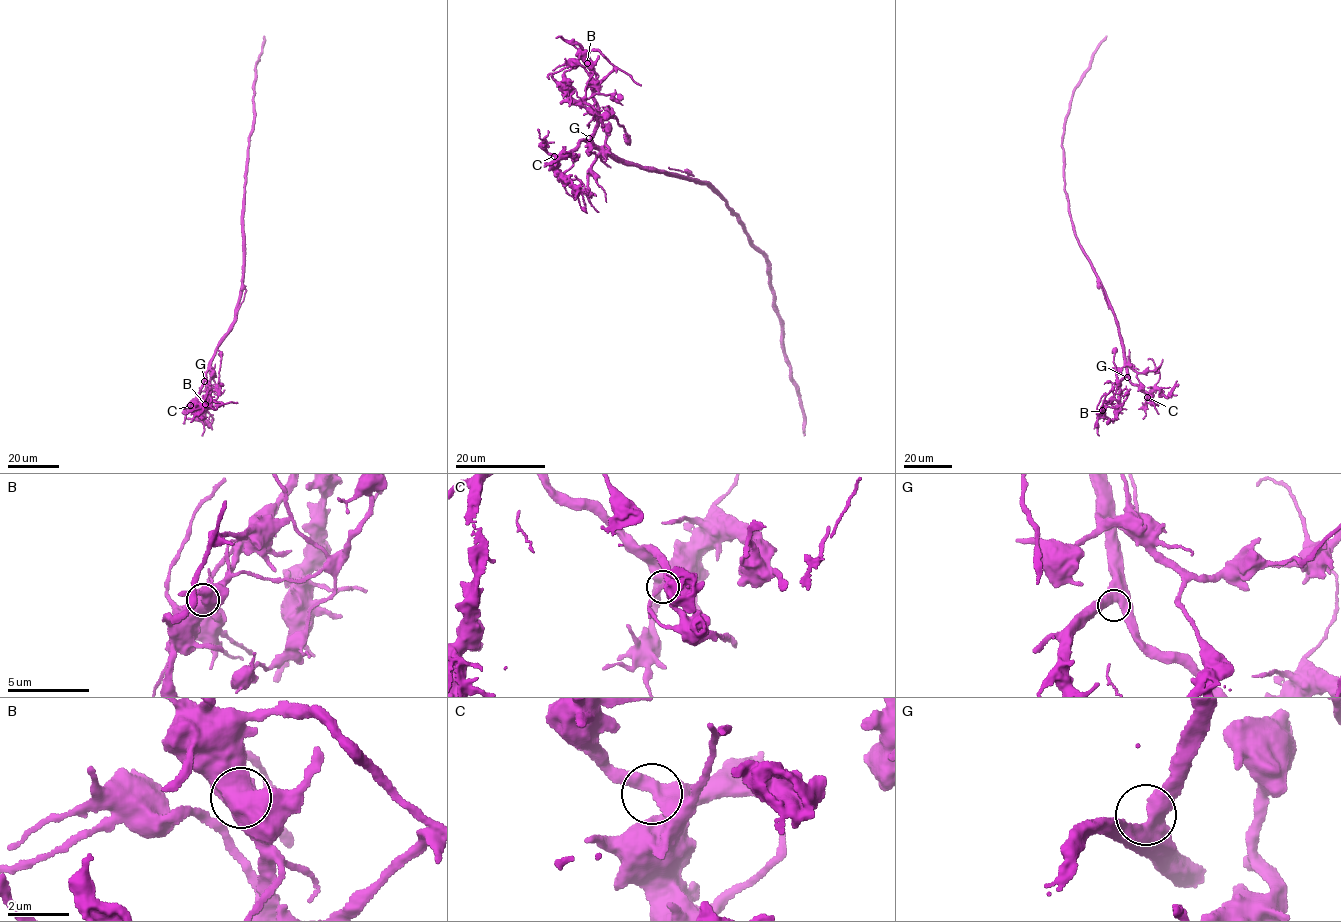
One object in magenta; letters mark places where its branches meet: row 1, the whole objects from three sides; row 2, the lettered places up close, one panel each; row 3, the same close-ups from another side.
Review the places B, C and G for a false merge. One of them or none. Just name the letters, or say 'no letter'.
B

